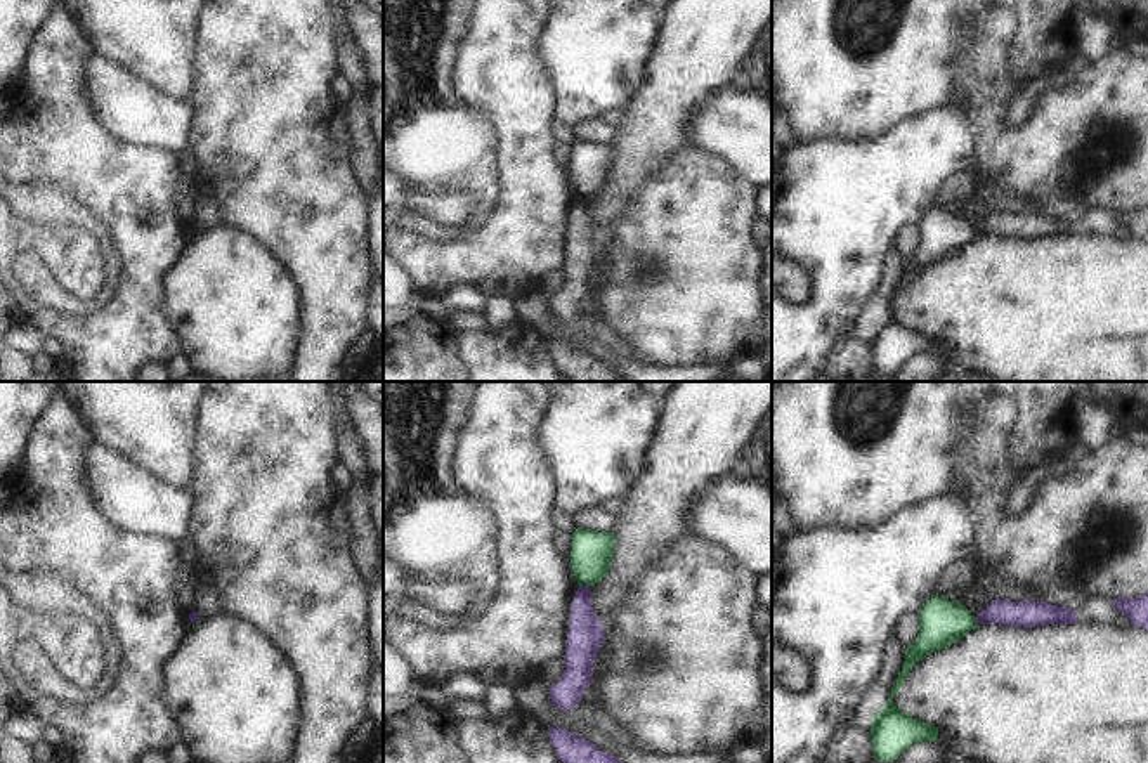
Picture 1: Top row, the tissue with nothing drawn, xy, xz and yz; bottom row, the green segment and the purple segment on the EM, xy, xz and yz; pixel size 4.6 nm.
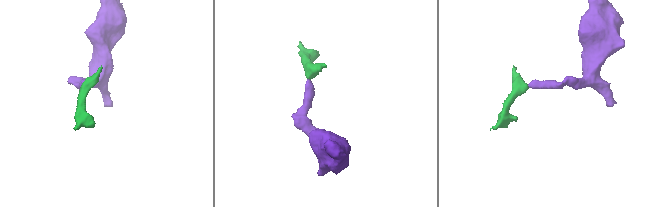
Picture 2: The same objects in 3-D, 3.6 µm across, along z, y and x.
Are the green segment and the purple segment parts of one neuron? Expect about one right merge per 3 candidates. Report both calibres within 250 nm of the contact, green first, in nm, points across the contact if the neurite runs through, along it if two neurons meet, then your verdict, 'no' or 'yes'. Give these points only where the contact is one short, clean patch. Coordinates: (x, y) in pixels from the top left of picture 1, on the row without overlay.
190 nm thick on the green side, 160 nm on the other; border along xz (580, 196), (587, 198); no

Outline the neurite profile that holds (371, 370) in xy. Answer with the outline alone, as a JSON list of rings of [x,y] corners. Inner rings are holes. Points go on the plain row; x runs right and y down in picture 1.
[[[378,336],[369,359],[350,382],[383,382],[383,336]]]

